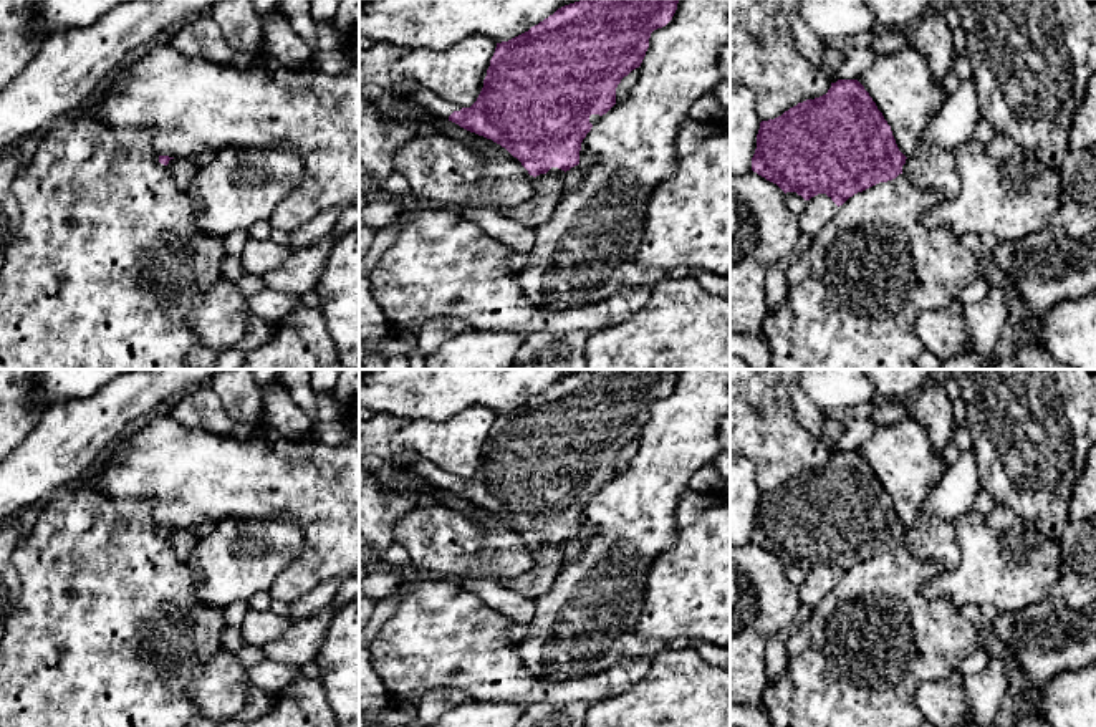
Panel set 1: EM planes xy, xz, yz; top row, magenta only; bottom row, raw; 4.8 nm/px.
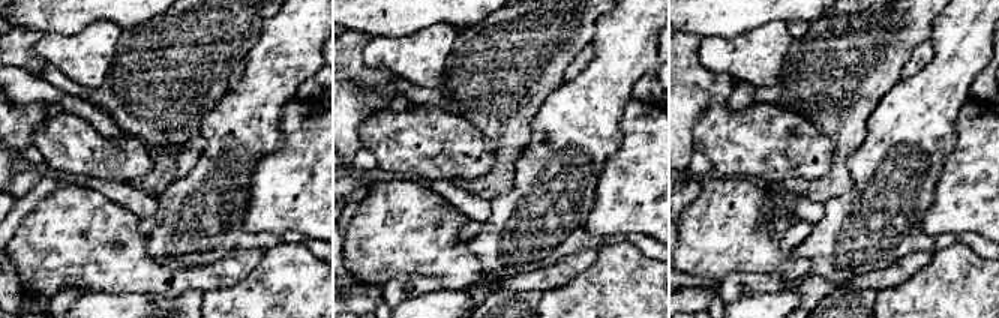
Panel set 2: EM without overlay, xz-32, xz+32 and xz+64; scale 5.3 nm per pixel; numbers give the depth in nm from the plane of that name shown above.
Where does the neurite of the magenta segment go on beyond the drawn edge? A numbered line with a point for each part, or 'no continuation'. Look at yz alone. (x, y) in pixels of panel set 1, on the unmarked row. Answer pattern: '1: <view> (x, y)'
1: yz (929, 537)

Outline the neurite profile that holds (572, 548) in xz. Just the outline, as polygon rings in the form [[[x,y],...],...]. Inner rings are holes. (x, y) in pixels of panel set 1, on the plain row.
[[[578,535],[565,543],[561,565],[568,565],[578,558],[583,550],[583,538]]]

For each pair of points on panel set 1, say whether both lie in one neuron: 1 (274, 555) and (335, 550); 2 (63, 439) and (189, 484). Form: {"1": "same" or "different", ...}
{"1": "different", "2": "different"}

